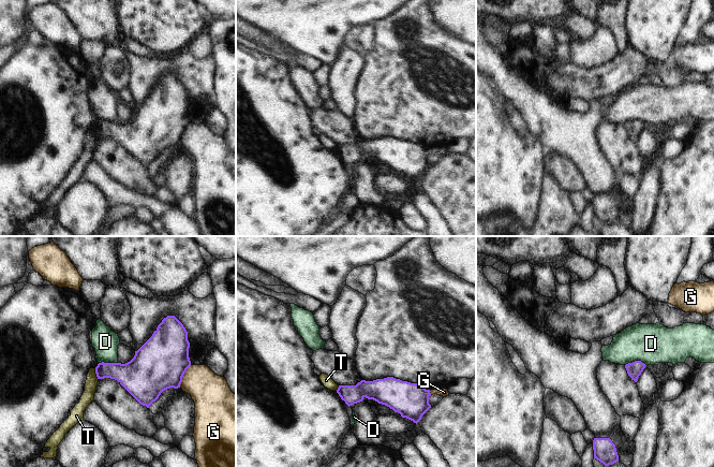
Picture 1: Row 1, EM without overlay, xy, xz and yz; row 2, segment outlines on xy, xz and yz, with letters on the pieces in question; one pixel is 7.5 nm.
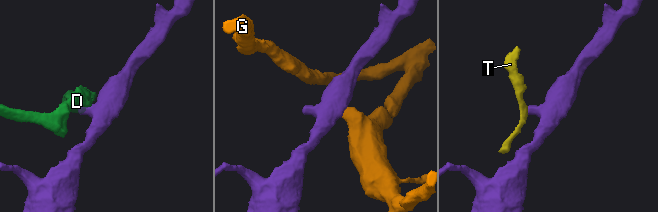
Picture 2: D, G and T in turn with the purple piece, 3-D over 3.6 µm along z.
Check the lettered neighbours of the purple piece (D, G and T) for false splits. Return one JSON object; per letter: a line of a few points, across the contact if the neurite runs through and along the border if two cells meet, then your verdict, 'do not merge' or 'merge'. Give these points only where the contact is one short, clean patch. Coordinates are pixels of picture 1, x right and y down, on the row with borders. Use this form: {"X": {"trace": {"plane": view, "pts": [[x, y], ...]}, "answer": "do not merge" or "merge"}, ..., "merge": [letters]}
{"D": {"trace": {"plane": "yz", "pts": [[645, 364], [640, 361], [633, 361], [625, 365]]}, "answer": "do not merge"}, "G": {"trace": {"plane": "xy", "pts": [[191, 365], [184, 373], [179, 387]]}, "answer": "do not merge"}, "T": {"trace": {"plane": "xy", "pts": [[94, 368], [98, 379]]}, "answer": "do not merge"}, "merge": []}

